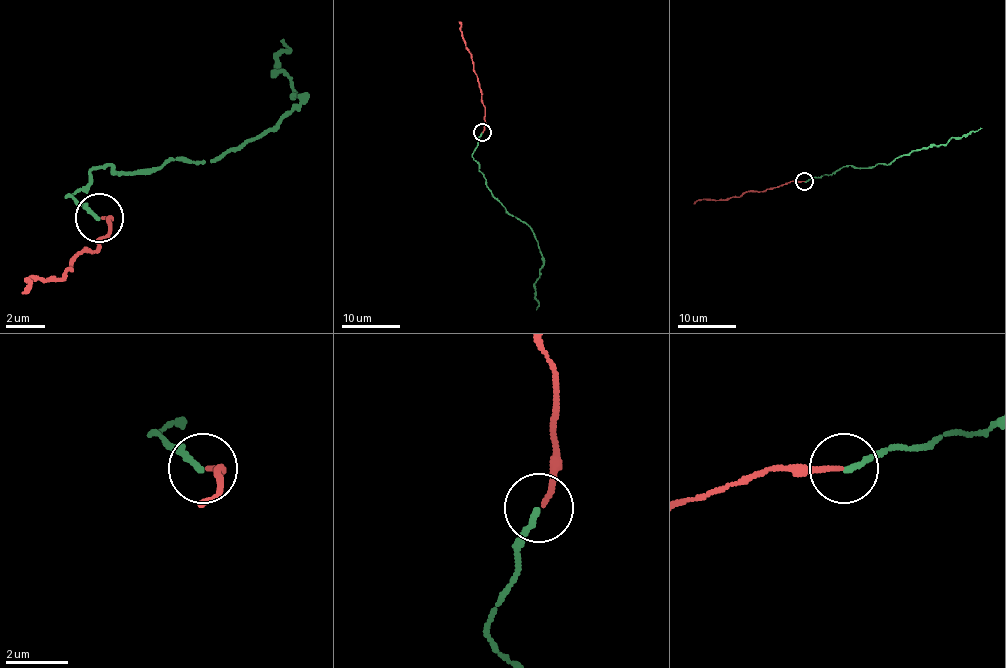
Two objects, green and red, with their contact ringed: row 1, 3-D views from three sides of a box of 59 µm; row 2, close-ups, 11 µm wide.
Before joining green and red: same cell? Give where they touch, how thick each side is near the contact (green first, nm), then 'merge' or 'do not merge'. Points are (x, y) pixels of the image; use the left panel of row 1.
(99, 218) | 180/150 nm | merge

